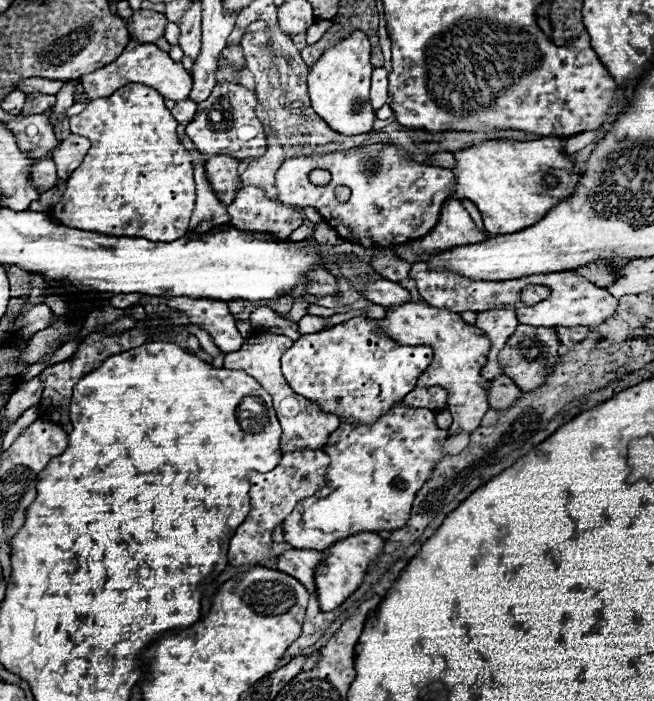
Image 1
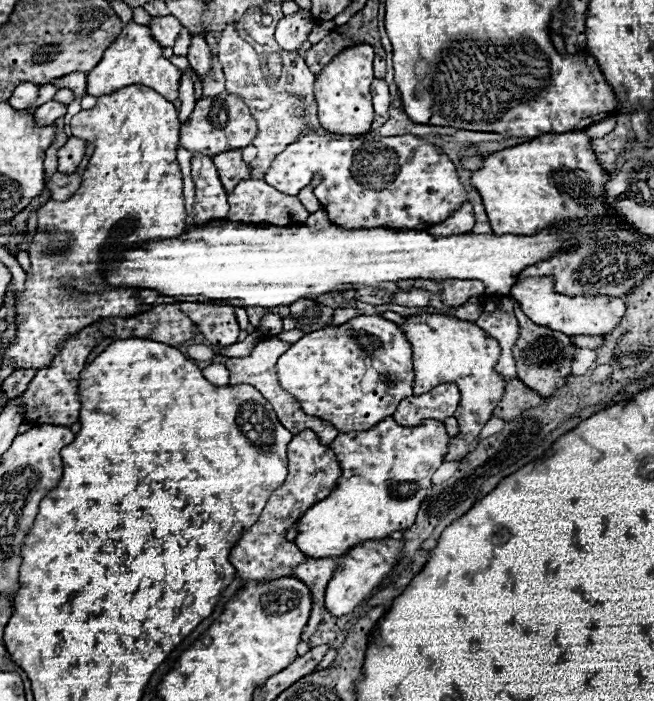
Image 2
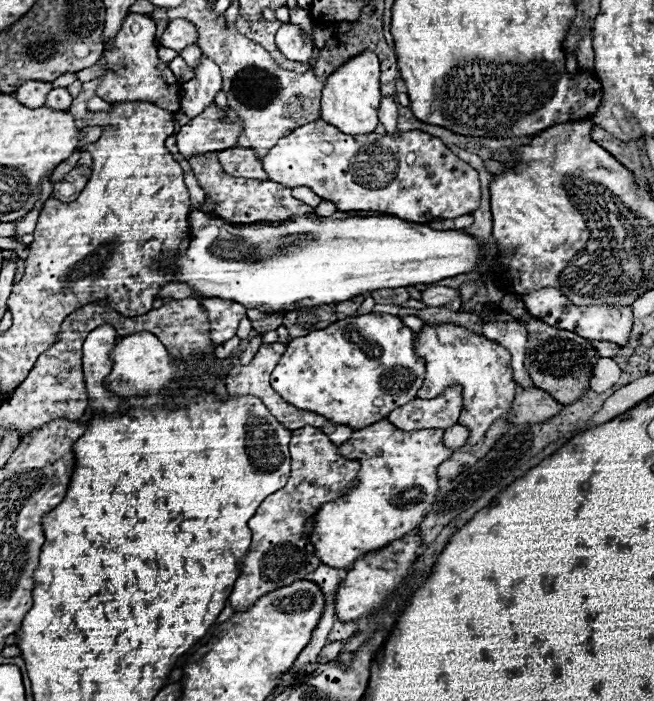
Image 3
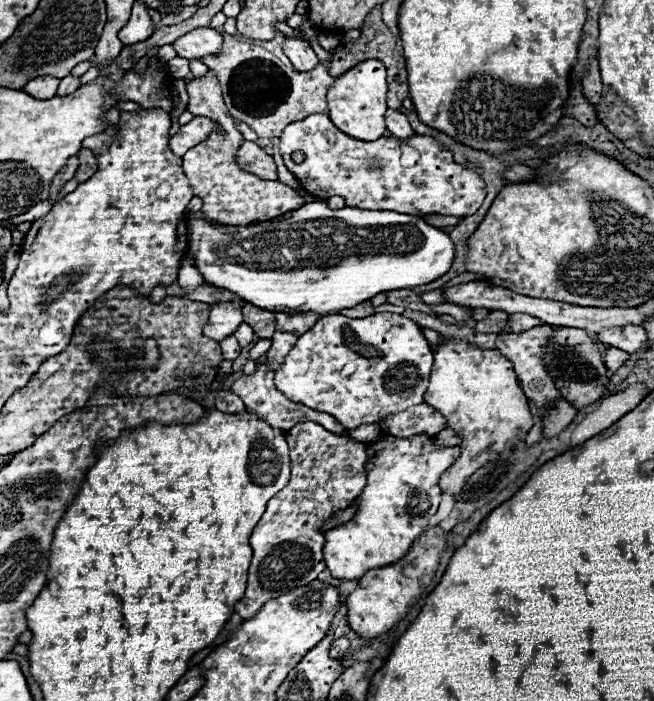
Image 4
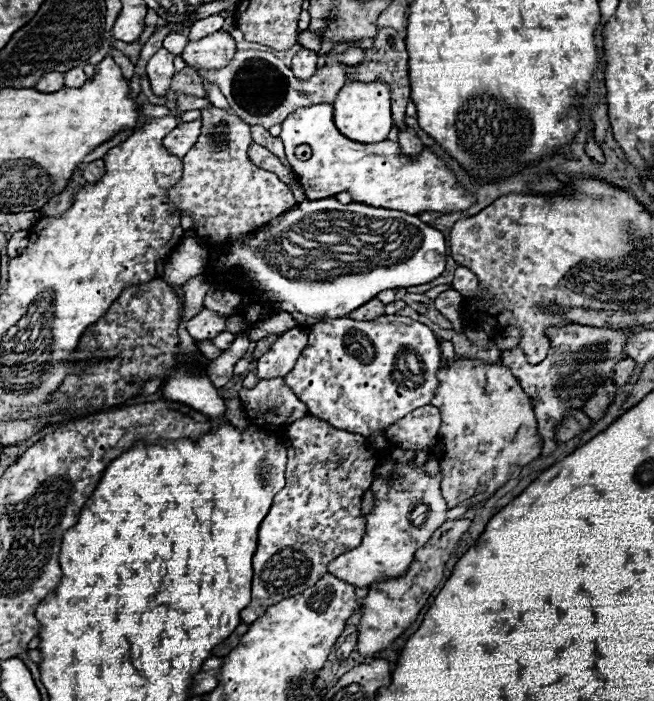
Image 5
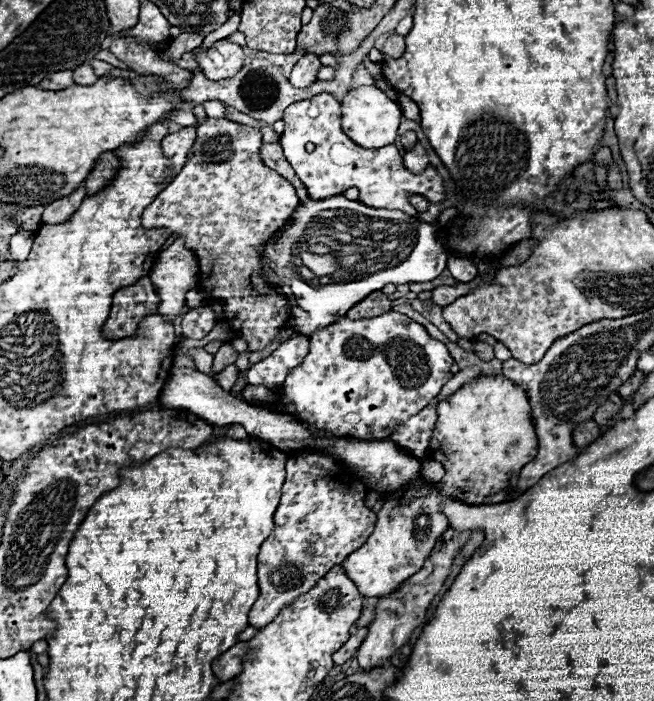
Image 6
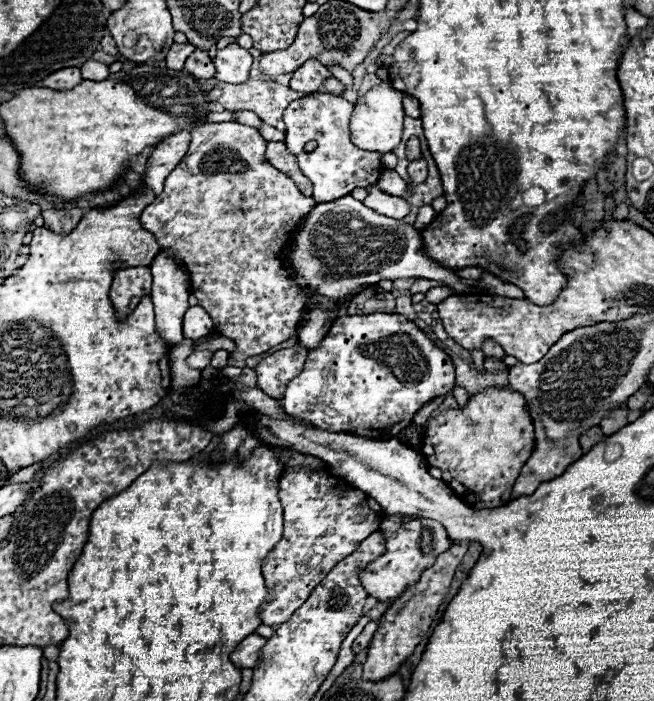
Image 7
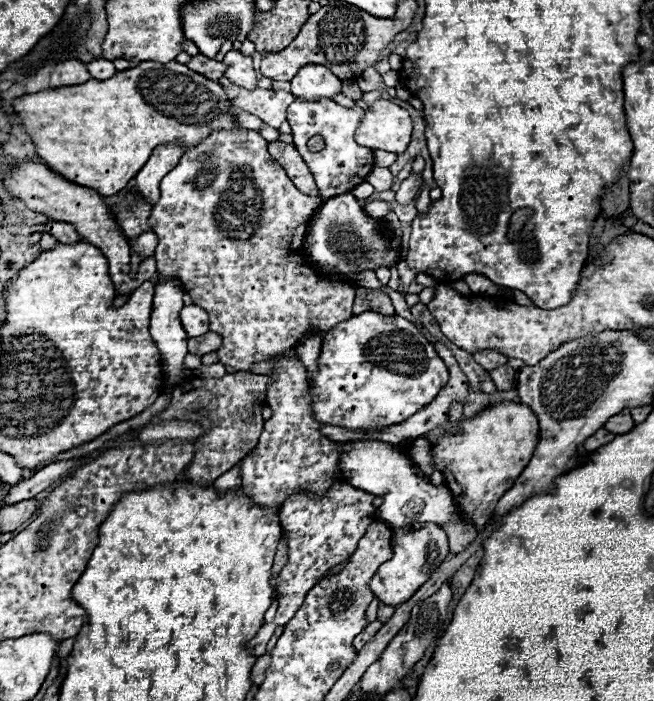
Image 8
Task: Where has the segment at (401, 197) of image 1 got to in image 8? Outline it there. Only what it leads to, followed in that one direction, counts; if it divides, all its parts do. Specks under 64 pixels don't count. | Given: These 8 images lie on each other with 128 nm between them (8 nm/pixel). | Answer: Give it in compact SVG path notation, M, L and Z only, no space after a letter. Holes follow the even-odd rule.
M294 100L294 104L288 108L288 122L292 126L294 146L302 154L304 162L308 164L310 172L316 178L316 184L320 188L320 198L332 198L338 194L350 192L354 186L362 184L374 166L372 148L360 146L354 140L354 132L360 126L360 116L364 116L362 108L344 108L336 104L334 100L318 100L316 104L308 104L306 100ZM312 136L324 136L326 148L320 152L310 152L306 142ZM372 200L372 202L366 204L364 209L372 218L382 218L382 216L386 216L390 212L390 204L386 204L382 200Z

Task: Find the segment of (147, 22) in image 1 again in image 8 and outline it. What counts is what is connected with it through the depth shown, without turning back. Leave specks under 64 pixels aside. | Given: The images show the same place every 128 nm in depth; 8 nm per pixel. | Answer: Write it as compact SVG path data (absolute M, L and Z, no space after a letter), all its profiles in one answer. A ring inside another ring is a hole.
M230 50L224 60L222 60L228 68L226 68L226 78L232 80L232 84L236 86L242 86L246 90L254 90L256 84L258 84L258 78L256 78L256 70L252 66L252 58L250 56L244 56L240 54L238 50Z

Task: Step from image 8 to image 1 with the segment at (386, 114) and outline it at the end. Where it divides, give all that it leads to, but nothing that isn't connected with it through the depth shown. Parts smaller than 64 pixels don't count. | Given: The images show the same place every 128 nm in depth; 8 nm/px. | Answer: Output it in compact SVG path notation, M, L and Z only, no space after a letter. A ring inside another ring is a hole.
M354 32L348 38L340 40L340 44L328 48L320 60L310 68L308 74L308 94L312 100L312 108L316 114L338 134L364 134L372 130L376 120L376 112L370 106L370 42L364 32Z

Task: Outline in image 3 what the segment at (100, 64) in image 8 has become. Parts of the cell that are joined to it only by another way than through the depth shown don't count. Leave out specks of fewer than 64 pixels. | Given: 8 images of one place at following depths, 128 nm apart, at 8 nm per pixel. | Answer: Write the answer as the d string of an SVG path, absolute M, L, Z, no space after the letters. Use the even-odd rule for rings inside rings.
M54 88L46 98L46 106L52 110L68 110L70 104L72 104L72 96L68 88Z

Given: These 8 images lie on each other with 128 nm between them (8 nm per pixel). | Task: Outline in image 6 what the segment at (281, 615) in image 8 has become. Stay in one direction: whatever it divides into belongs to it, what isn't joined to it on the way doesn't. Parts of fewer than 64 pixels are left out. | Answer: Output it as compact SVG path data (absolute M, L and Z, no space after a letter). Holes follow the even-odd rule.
M298 452L296 460L286 462L286 482L274 516L276 528L258 554L260 600L252 606L250 626L270 624L284 606L310 592L334 564L372 536L376 514L364 506L364 496L366 486L324 452ZM240 642L240 644L232 646L228 652L224 652L224 656L220 656L220 660L216 660L216 664L214 664L216 678L220 682L226 682L228 678L238 676L242 672L242 658L246 652L248 652L248 642Z

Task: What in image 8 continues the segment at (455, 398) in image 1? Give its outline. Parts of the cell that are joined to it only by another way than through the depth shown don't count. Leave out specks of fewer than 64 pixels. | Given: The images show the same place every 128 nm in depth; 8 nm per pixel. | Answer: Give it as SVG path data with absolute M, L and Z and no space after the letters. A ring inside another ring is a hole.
M498 402L478 416L462 422L456 434L446 434L434 448L434 466L446 478L446 486L452 490L458 512L464 520L482 528L500 496L512 488L516 478L530 462L540 440L538 418L524 404Z

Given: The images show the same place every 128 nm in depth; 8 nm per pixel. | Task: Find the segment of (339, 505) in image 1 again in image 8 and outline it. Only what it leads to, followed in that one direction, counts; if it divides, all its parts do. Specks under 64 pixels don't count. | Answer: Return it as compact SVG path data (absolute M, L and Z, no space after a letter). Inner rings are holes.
M432 522L426 524L408 524L402 528L394 528L394 536L392 536L392 544L394 544L394 556L392 560L384 562L376 576L370 580L370 588L374 592L376 598L380 598L382 604L388 606L398 606L406 600L410 600L414 596L414 592L438 570L438 566L446 560L446 556L450 554L448 550L448 536L446 532Z

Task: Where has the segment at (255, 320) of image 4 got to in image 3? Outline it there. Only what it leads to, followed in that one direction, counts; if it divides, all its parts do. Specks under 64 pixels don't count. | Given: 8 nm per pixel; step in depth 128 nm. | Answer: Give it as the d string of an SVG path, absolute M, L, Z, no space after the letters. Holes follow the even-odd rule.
M248 308L246 316L250 318L252 328L254 328L258 334L266 334L268 330L276 330L276 328L282 324L282 318L284 318L284 316L278 314L278 312L268 314L268 312L260 312L260 310L254 310L254 308Z

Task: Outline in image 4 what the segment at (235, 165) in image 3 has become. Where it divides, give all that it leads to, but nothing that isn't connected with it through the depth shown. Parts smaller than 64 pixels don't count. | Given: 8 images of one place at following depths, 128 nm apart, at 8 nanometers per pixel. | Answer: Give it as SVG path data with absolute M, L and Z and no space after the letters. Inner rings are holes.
M244 142L238 152L236 152L238 160L240 160L240 168L244 168L246 172L256 172L258 176L264 176L264 180L276 180L278 172L276 172L276 164L272 160L270 154L266 154L256 142Z

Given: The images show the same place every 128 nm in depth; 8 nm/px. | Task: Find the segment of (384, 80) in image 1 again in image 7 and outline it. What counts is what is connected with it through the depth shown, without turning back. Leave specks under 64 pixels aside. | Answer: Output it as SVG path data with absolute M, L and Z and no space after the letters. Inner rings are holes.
M414 160L408 164L408 188L414 188L426 180L426 162L424 160Z

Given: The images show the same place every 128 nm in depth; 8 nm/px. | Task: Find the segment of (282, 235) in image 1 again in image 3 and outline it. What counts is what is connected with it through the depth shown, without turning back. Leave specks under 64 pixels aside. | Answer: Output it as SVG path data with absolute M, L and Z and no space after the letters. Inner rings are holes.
M206 152L200 156L188 158L190 170L196 176L200 188L206 192L208 200L214 204L214 214L230 224L254 224L254 222L270 222L270 220L286 220L288 216L304 216L312 212L310 206L296 200L290 188L278 182L264 182L264 180L246 180L228 176L218 160L218 152Z

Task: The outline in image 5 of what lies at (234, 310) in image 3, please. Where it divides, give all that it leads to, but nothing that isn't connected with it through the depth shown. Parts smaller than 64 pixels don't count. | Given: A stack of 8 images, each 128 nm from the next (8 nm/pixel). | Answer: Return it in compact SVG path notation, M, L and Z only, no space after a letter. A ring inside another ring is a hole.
M204 308L188 322L188 332L192 338L200 342L200 340L210 340L220 332L224 332L224 326L226 326L226 318L222 318L218 312Z

